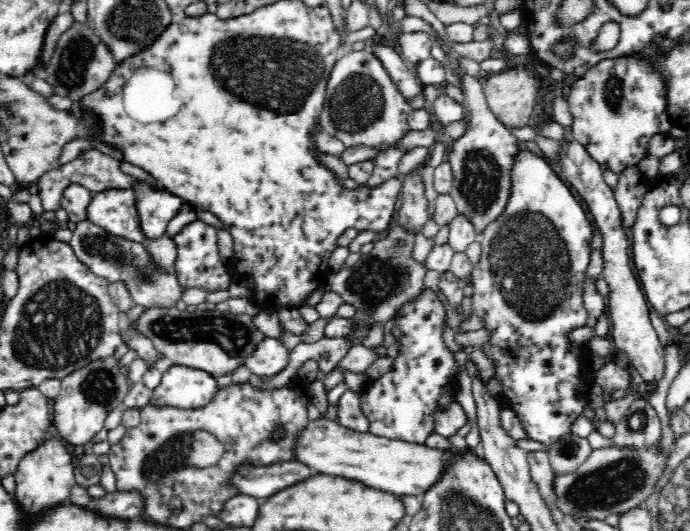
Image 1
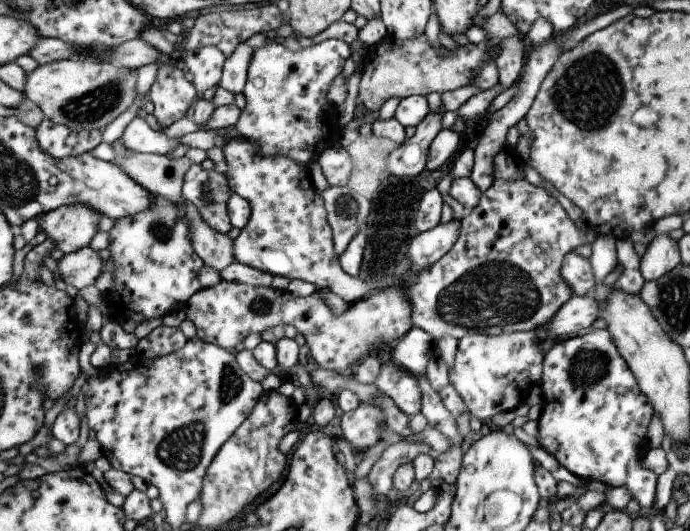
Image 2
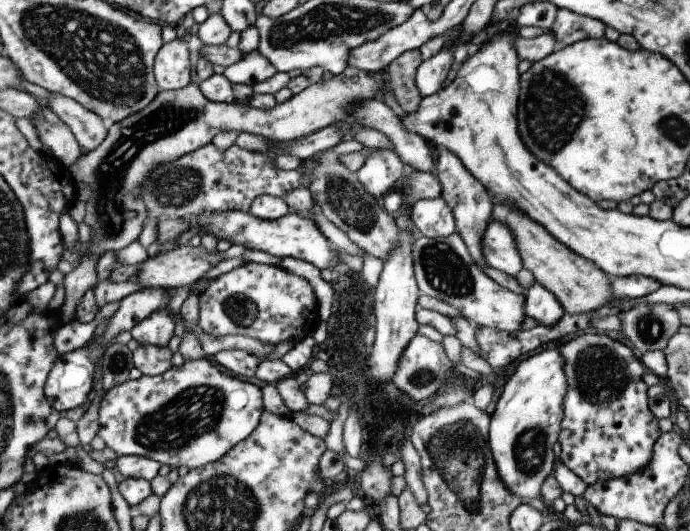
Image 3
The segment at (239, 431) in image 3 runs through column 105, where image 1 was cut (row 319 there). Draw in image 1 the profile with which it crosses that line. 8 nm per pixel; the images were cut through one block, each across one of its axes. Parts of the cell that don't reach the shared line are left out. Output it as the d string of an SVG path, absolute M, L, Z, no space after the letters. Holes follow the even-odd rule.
M426 288L416 302L400 308L394 324L402 330L396 348L390 350L394 366L378 380L368 378L368 384L360 394L362 410L370 420L372 434L386 436L390 440L404 440L408 444L424 444L434 428L432 412L438 408L438 400L446 390L458 390L458 386L454 386L460 376L458 362L454 358L456 352L450 352L444 344L446 306L436 292Z

